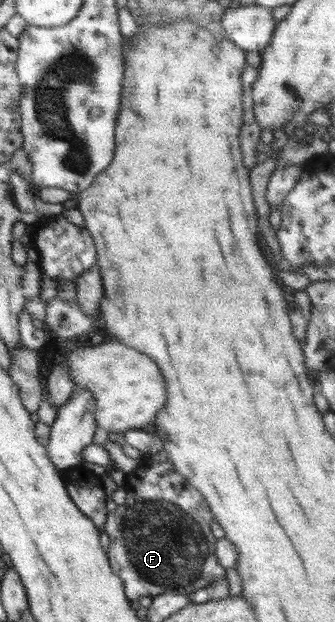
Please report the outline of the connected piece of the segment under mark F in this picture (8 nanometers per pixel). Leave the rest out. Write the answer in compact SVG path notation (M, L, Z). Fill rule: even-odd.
M142 460L139 464L138 475L140 485L126 483L126 500L113 511L108 513L103 525L110 543L107 557L112 571L120 577L125 596L129 600L141 597L178 593L190 595L211 583L224 578L225 567L222 567L215 556L217 537L210 531L213 515L202 495L186 483L170 461L149 464Z

